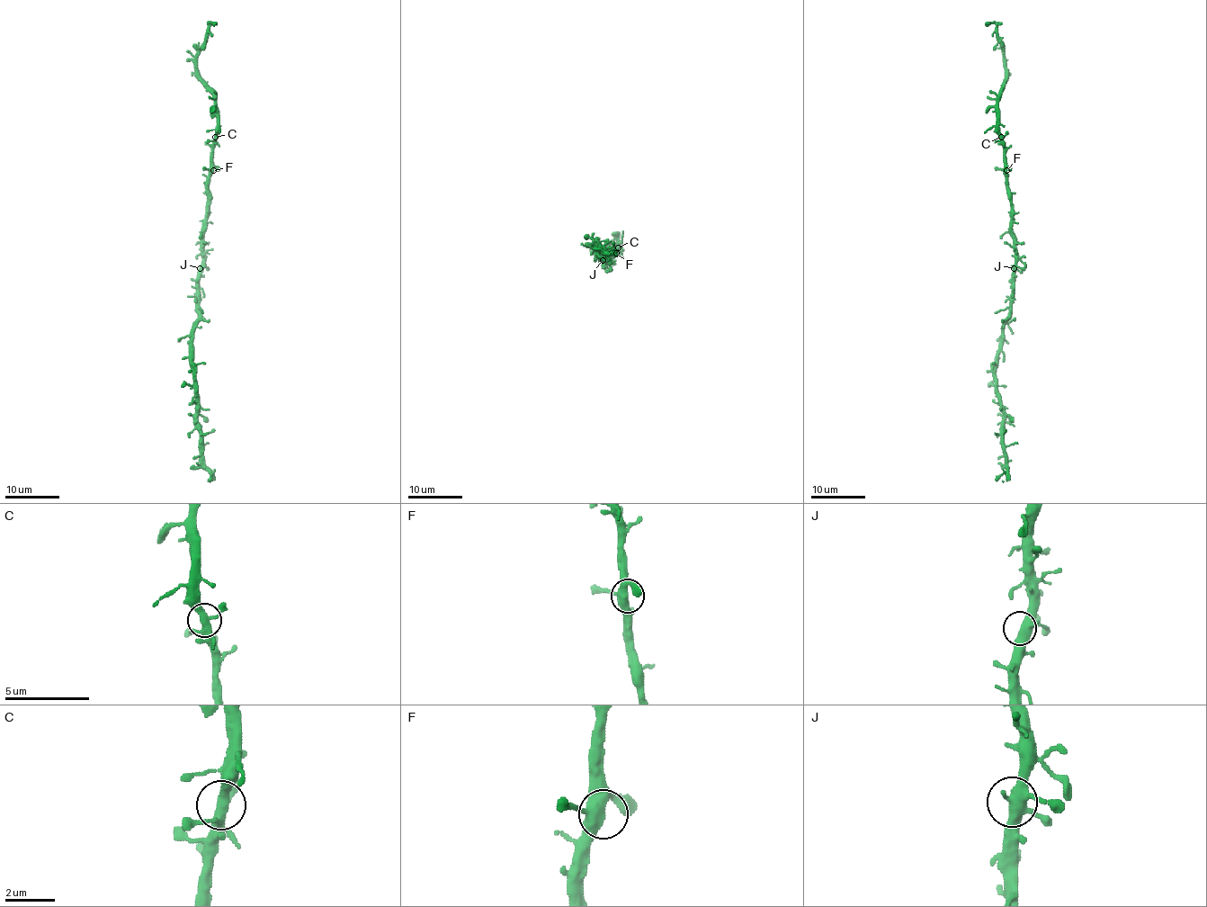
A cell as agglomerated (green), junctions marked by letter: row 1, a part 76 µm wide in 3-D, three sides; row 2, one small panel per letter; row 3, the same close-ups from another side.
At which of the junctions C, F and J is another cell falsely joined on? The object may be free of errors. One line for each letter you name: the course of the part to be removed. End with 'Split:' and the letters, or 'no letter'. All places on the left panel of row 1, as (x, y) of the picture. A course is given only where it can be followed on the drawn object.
Split: no letter

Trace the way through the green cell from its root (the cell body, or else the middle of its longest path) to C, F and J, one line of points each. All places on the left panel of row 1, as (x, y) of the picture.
C: (203, 245), (211, 146), (216, 137)
F: (203, 245), (209, 175), (213, 170)
J: (203, 245), (203, 264), (200, 268)

